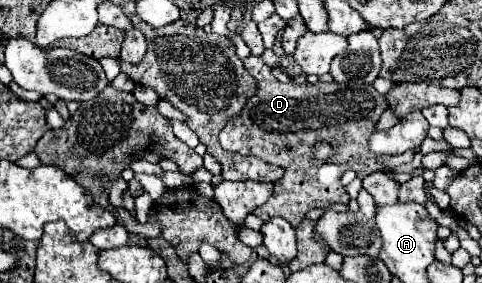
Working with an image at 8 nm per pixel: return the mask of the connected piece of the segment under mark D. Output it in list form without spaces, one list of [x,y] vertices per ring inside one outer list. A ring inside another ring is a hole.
[[[248,56],[244,60],[246,70],[254,76],[258,90],[246,102],[240,116],[228,120],[220,132],[220,144],[224,150],[248,154],[274,162],[286,168],[282,180],[274,182],[272,198],[254,210],[264,222],[274,216],[282,216],[294,228],[298,228],[302,216],[314,208],[324,208],[328,204],[348,204],[348,194],[341,184],[342,174],[354,170],[360,178],[376,172],[382,166],[396,168],[411,162],[414,150],[395,156],[378,156],[370,152],[368,140],[376,132],[376,124],[382,112],[388,108],[384,94],[378,94],[372,84],[338,84],[338,82],[316,82],[316,84],[294,84],[280,82],[265,64],[262,56]],[[322,126],[322,128],[306,128]],[[316,142],[328,142],[334,154],[327,160],[316,160],[312,156],[312,146]],[[318,161],[322,162],[318,164]],[[318,167],[320,168],[318,170]]]

